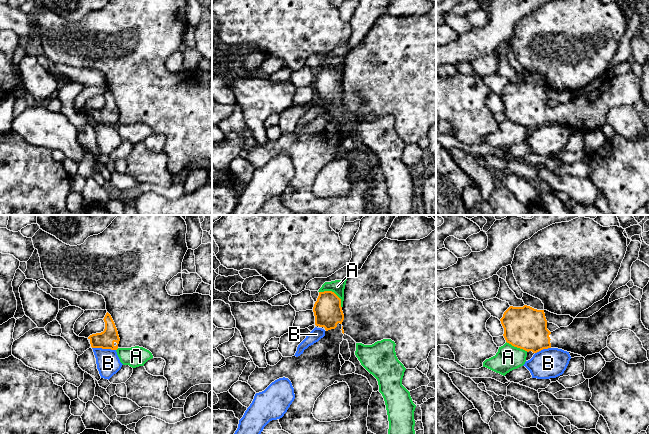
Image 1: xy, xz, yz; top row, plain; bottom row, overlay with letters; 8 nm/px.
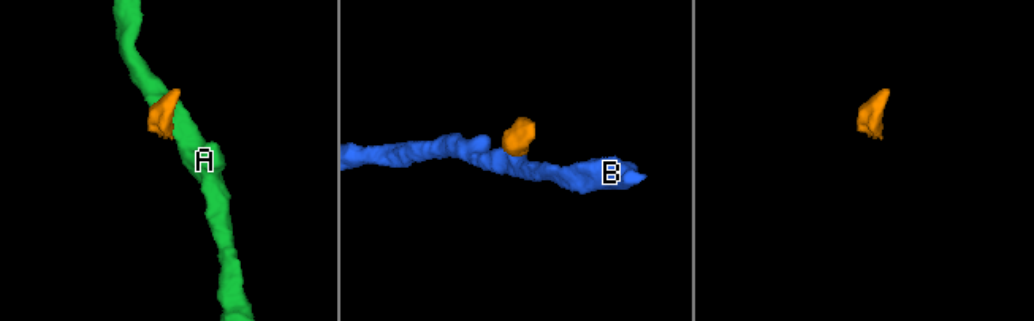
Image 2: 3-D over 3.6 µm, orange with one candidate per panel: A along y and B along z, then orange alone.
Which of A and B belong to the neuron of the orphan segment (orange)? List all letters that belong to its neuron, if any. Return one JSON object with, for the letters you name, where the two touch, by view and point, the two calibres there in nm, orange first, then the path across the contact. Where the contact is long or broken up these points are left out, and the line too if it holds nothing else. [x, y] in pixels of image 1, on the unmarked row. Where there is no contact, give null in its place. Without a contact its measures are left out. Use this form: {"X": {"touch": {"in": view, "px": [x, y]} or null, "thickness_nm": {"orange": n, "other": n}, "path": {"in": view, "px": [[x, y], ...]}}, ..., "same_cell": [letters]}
{"same_cell": []}

